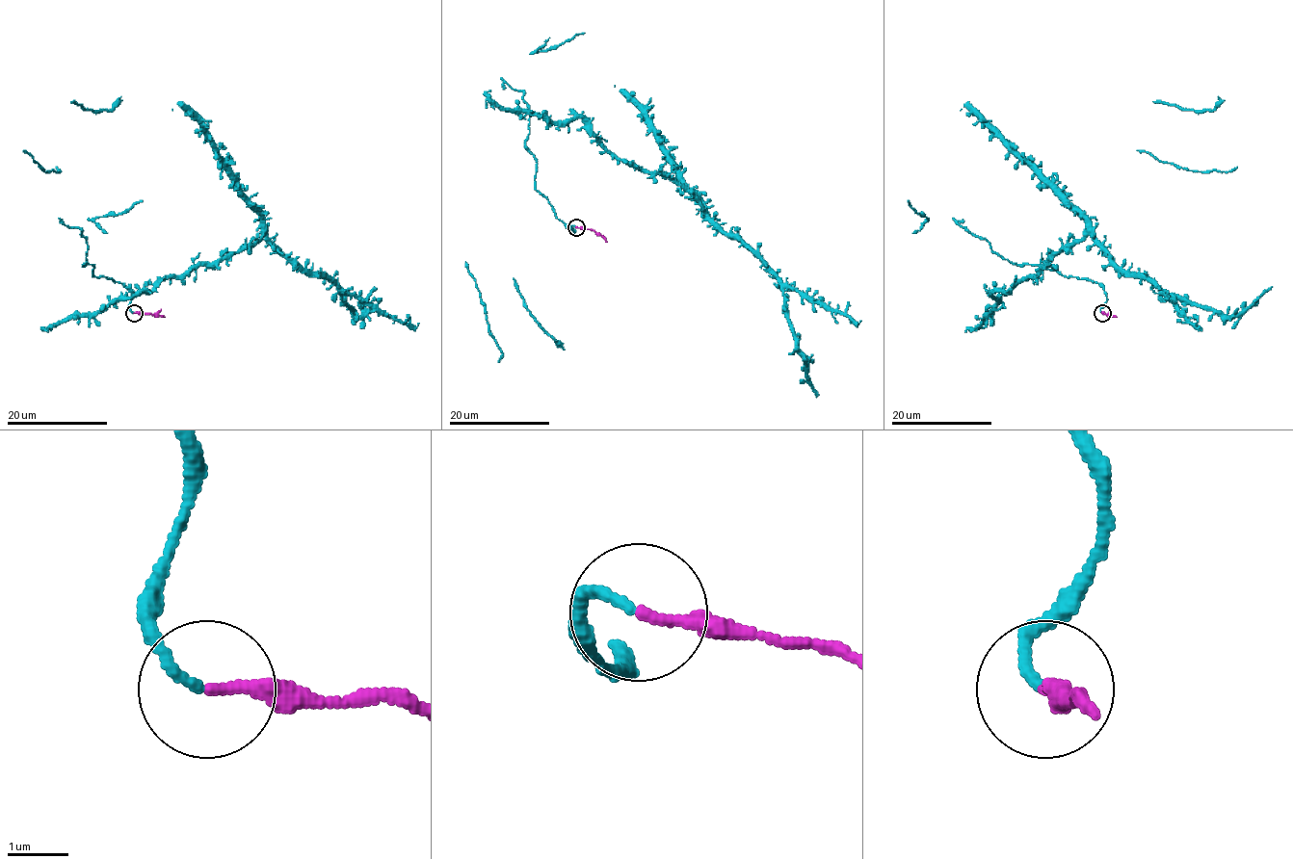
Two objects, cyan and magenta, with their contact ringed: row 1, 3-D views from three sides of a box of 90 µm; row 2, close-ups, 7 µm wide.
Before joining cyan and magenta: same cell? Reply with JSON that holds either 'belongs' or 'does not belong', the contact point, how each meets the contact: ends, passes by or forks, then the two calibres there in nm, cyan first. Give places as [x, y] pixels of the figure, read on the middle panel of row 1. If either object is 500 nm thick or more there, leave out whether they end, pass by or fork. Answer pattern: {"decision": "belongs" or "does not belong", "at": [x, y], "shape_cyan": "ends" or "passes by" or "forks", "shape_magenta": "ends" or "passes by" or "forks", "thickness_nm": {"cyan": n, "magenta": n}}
{"decision": "belongs", "at": [576, 227], "shape_cyan": "ends", "shape_magenta": "ends", "thickness_nm": {"cyan": 160, "magenta": 190}}

